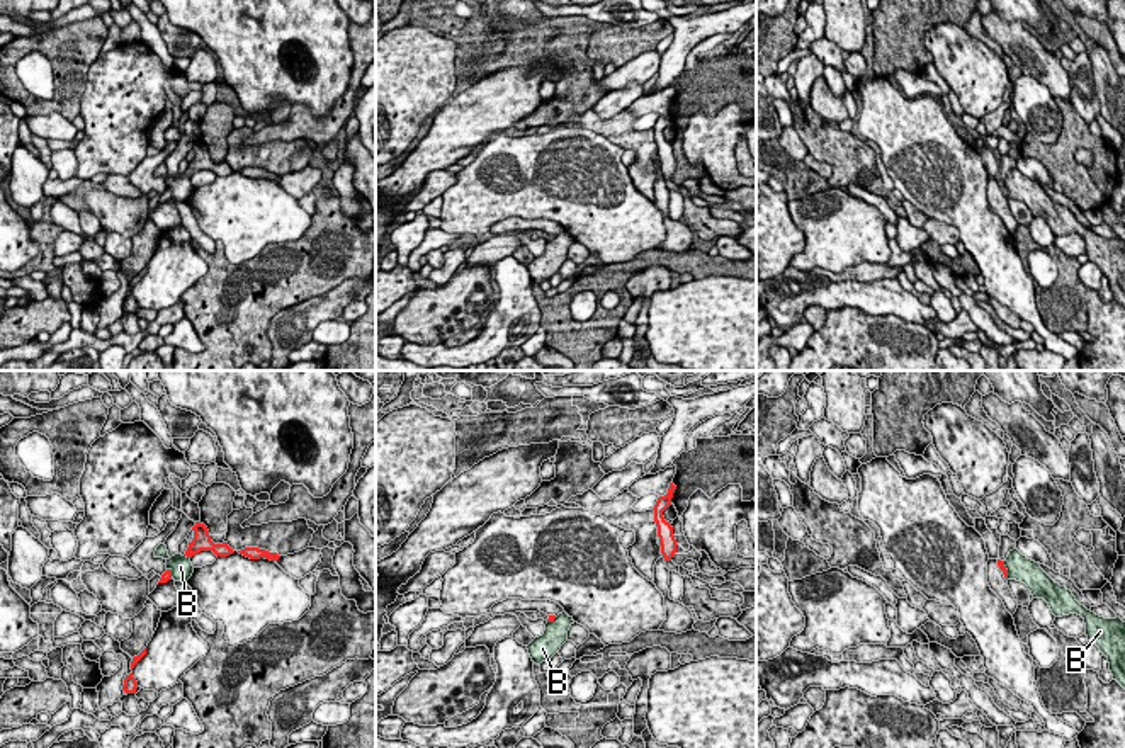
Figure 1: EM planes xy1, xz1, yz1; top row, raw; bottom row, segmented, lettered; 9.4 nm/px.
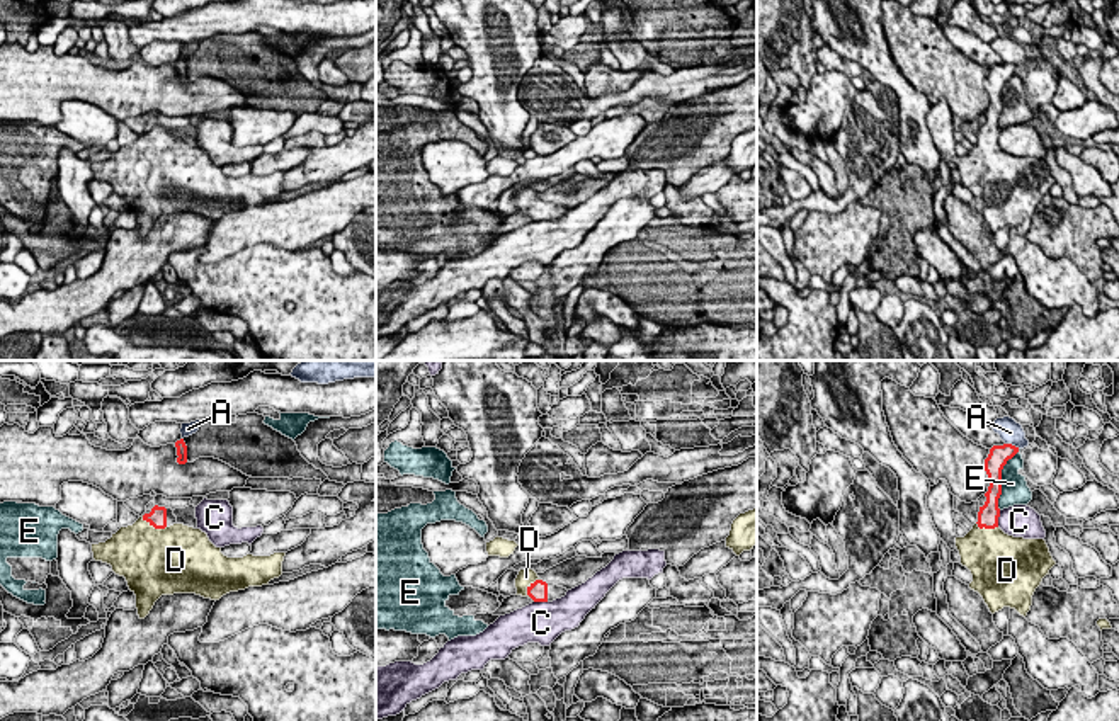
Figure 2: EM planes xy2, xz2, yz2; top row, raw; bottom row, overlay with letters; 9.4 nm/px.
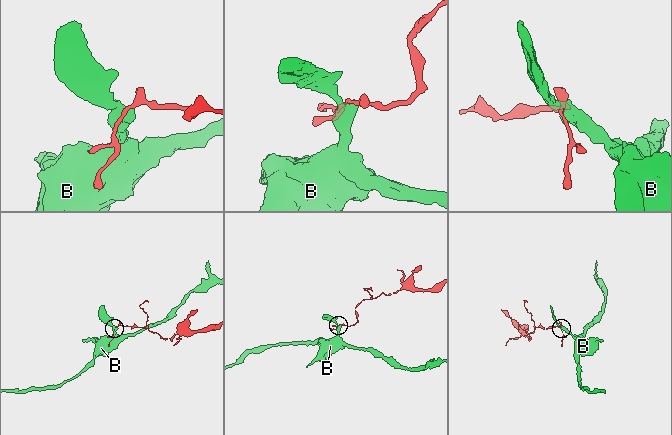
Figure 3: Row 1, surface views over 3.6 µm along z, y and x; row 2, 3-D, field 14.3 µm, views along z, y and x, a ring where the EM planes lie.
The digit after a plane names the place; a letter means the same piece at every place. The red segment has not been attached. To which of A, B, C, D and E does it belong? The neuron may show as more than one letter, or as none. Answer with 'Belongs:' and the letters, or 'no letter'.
Belongs: D

